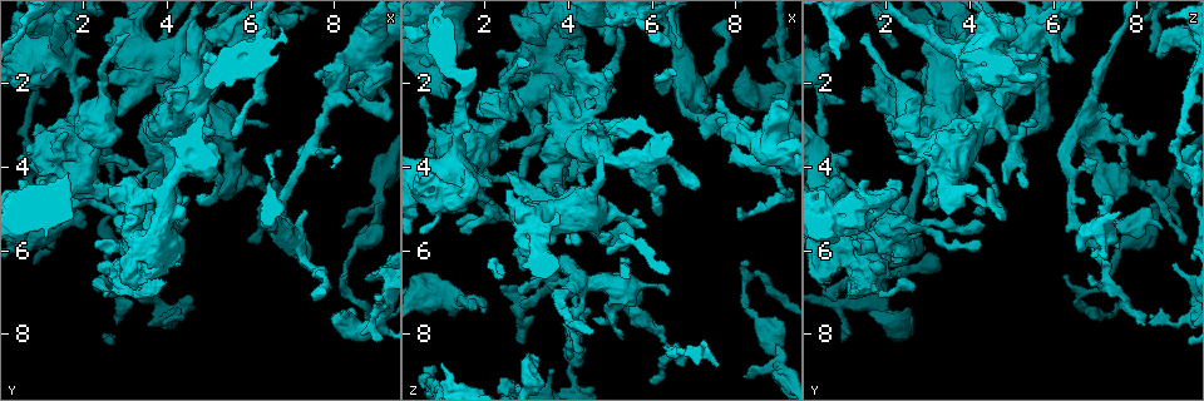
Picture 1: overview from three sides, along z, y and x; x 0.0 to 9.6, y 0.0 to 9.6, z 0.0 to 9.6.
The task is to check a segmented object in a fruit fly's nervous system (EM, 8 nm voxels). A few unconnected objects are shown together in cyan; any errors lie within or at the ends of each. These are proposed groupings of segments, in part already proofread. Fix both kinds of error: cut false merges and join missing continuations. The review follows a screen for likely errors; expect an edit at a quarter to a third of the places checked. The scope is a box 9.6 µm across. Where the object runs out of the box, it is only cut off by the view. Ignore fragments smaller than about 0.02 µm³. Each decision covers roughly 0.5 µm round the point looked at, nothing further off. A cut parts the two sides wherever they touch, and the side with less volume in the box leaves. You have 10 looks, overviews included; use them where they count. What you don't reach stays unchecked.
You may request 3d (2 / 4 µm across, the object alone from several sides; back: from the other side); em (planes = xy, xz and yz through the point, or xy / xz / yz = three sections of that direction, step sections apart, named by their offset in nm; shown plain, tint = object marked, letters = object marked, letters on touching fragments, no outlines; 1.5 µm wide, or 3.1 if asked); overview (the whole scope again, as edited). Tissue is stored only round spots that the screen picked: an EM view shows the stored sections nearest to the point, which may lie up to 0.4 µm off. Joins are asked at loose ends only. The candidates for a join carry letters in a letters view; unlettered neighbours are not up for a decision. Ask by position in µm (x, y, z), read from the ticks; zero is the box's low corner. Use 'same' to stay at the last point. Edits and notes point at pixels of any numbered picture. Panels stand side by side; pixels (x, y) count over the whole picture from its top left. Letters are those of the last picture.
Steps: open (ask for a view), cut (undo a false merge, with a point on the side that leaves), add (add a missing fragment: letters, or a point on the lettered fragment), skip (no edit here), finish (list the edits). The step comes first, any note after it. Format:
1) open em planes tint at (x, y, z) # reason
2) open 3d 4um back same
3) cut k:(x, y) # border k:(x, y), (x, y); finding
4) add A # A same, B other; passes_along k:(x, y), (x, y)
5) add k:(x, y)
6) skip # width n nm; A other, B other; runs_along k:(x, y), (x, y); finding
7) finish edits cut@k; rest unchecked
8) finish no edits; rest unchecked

open 3d 4um at (3.05, 5.85, 4.25) # free end

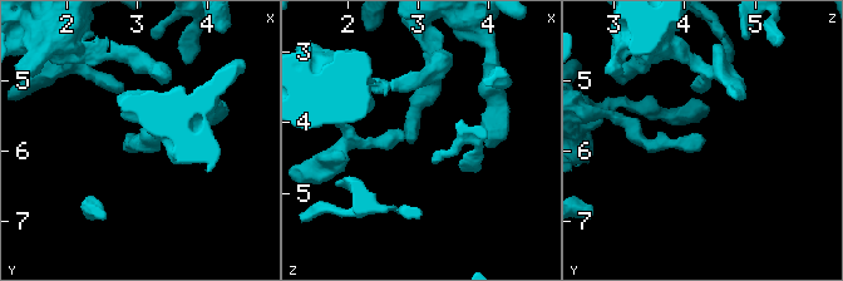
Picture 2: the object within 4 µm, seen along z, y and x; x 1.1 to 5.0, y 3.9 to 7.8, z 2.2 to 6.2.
open em planes plain at (3.00, 5.85, 4.20) # now the EM

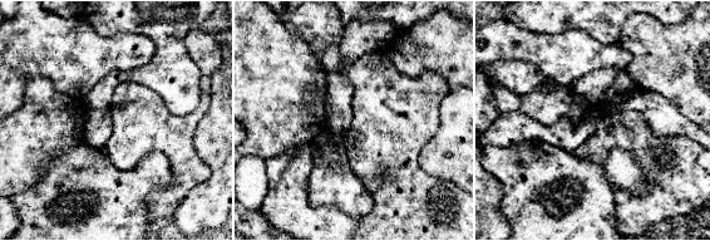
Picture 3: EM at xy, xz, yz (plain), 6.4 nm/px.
open em planes letters same

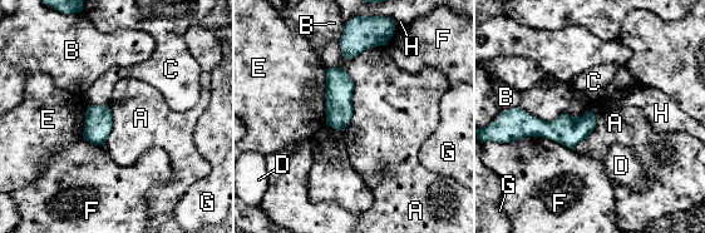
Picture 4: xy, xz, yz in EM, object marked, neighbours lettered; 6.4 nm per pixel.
skip # A other, B other, C other, D other, E other, F other, G other, H other; border 4:(518, 107), (596, 127); no lettered fragment goes on from it

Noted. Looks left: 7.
open 3d 4um at (8.20, 5.45, 9.05) # an open end

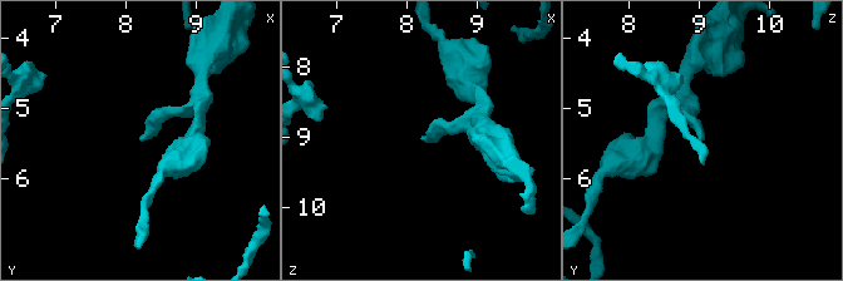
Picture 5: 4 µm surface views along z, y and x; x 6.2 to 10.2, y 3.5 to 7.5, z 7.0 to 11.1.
open em planes letters at (8.20, 5.45, 9.05)

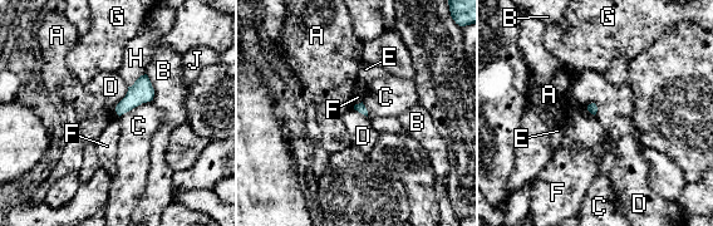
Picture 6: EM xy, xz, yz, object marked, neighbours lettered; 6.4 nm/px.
skip # A other, B other, C other, D other, E other, F other, G other, H other, J other; border 6:(128, 87), (116, 107), (118, 116); no lettered fragment goes on from it

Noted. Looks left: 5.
open 3d 2um at (1.30, 5.90, 7.55) # branch stops here

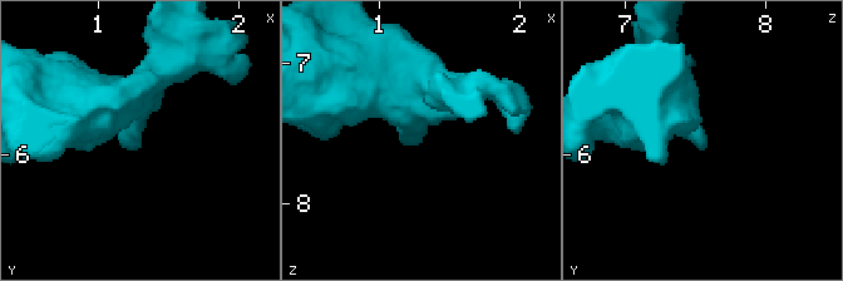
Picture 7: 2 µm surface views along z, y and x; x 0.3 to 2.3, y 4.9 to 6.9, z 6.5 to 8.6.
open em xy step 8 plain at (1.26, 5.94, 7.56) # shape alone is not enough

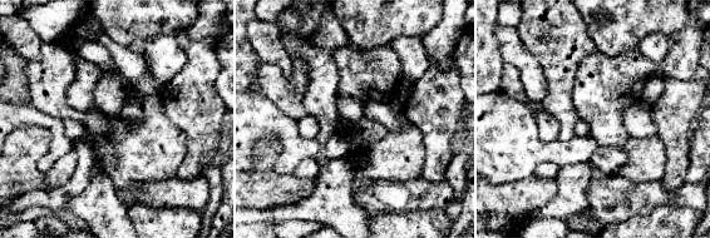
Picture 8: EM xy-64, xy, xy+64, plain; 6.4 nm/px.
open em xy step 8 letters same

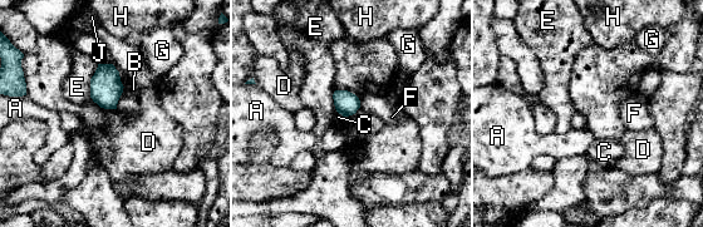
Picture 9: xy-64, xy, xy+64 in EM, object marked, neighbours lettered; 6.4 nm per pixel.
skip # A other, B other, C other, D other, E other, F other, G other, H other, J other; border 9:(89, 97), (101, 107), (116, 109); none of them fits

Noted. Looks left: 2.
open em planes letters at (2.95, 6.50, 0.70) # thick end

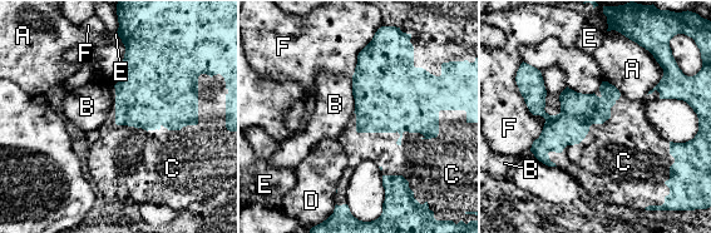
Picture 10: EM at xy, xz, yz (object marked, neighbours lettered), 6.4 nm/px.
add C # A other, B other, C same, D other, E other, F other; it goes on there

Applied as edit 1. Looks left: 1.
finish edits add@10; rest unchecked

